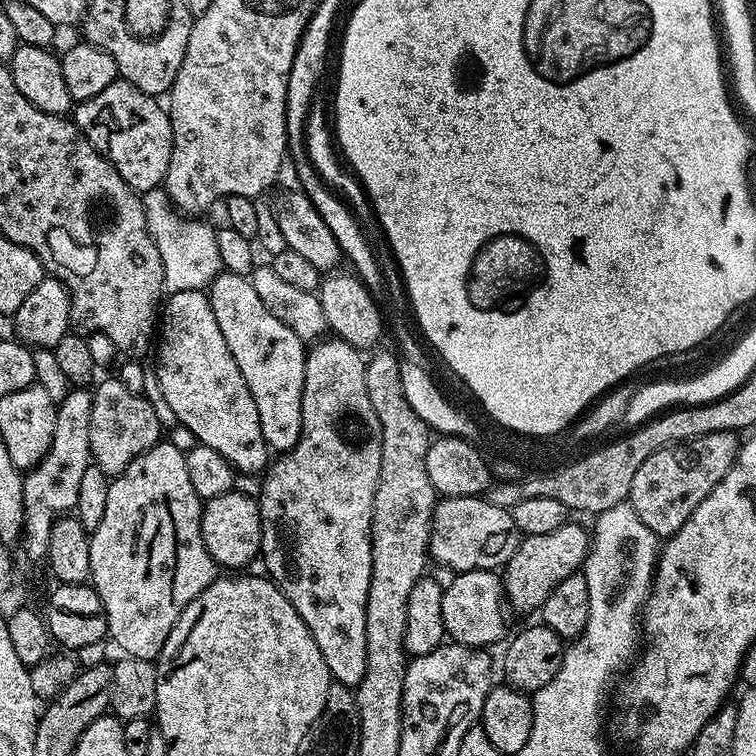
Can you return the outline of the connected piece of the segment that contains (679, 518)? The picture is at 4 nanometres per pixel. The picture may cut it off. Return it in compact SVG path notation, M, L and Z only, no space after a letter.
M715 432L686 440L683 444L669 444L668 447L650 454L642 466L638 466L638 474L634 474L634 482L630 482L630 494L627 503L638 514L638 518L657 538L674 535L694 514L698 502L726 478L730 466L740 451L741 441L737 433Z

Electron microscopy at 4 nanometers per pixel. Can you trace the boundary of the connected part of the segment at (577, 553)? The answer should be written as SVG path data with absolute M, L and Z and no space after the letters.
M569 522L558 526L558 530L550 530L550 534L534 534L521 539L518 550L508 559L502 569L502 583L507 603L524 612L535 613L546 598L562 582L562 578L570 578L570 574L581 571L584 559L588 557L590 532L587 527Z

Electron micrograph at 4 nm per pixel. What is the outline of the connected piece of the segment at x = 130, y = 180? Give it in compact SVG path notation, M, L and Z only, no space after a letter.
M117 78L102 94L79 101L74 108L74 119L82 134L86 134L130 187L143 194L163 185L172 157L172 127L165 105L157 97Z

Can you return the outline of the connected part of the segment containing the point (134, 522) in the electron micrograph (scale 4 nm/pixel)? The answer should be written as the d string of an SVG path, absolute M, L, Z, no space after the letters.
M155 444L109 483L102 522L90 533L90 583L102 598L111 643L116 643L124 656L155 661L182 610L217 579L218 565L202 542L201 507L200 496L190 486L185 449L176 444Z

